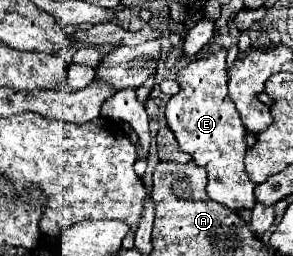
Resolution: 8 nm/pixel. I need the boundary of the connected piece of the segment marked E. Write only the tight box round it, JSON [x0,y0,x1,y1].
[165,51,255,211]

